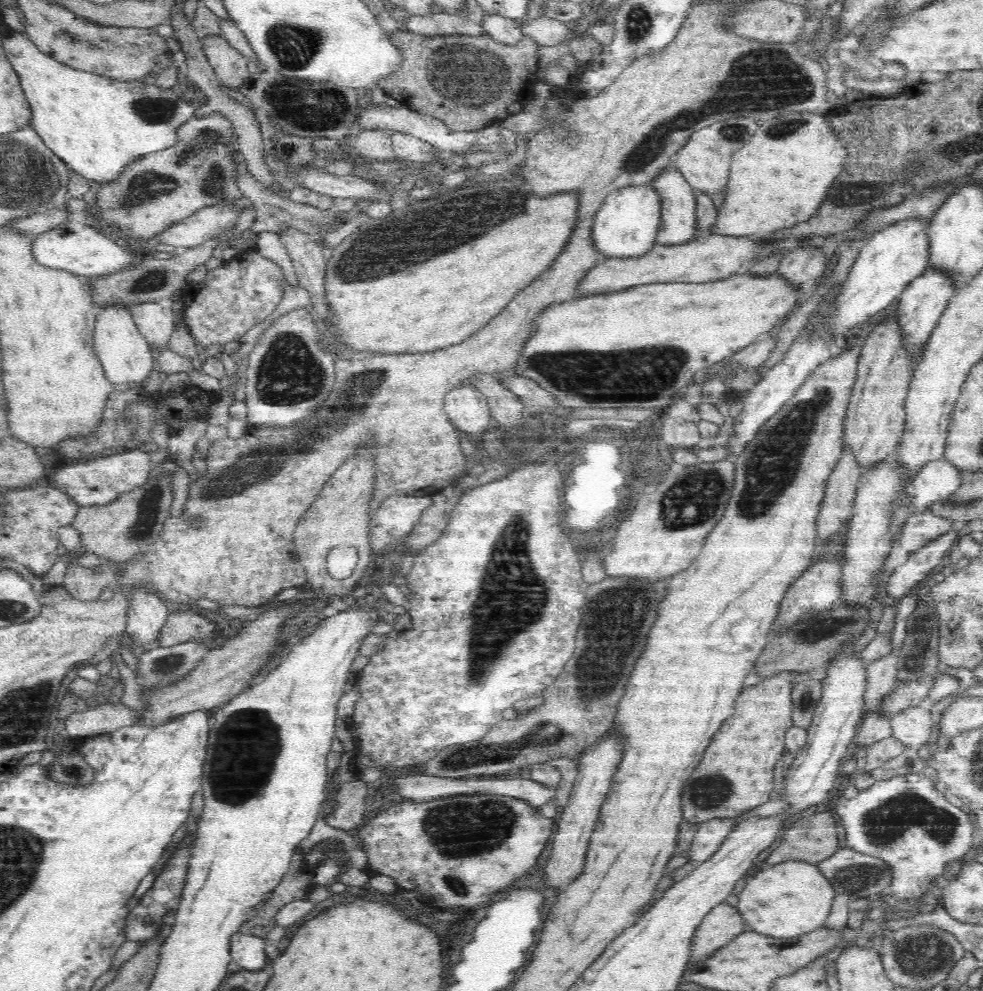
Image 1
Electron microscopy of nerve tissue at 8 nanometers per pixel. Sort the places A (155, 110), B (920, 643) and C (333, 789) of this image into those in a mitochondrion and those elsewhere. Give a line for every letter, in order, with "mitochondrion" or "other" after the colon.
A: mitochondrion
B: mitochondrion
C: other

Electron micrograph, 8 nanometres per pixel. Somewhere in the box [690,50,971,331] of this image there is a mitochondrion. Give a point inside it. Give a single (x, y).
(855, 193)

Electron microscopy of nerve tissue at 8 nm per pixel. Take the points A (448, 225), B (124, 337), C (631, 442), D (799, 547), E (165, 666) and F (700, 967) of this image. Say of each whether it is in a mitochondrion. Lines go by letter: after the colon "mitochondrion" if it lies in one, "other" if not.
A: mitochondrion
B: other
C: other
D: other
E: mitochondrion
F: other

